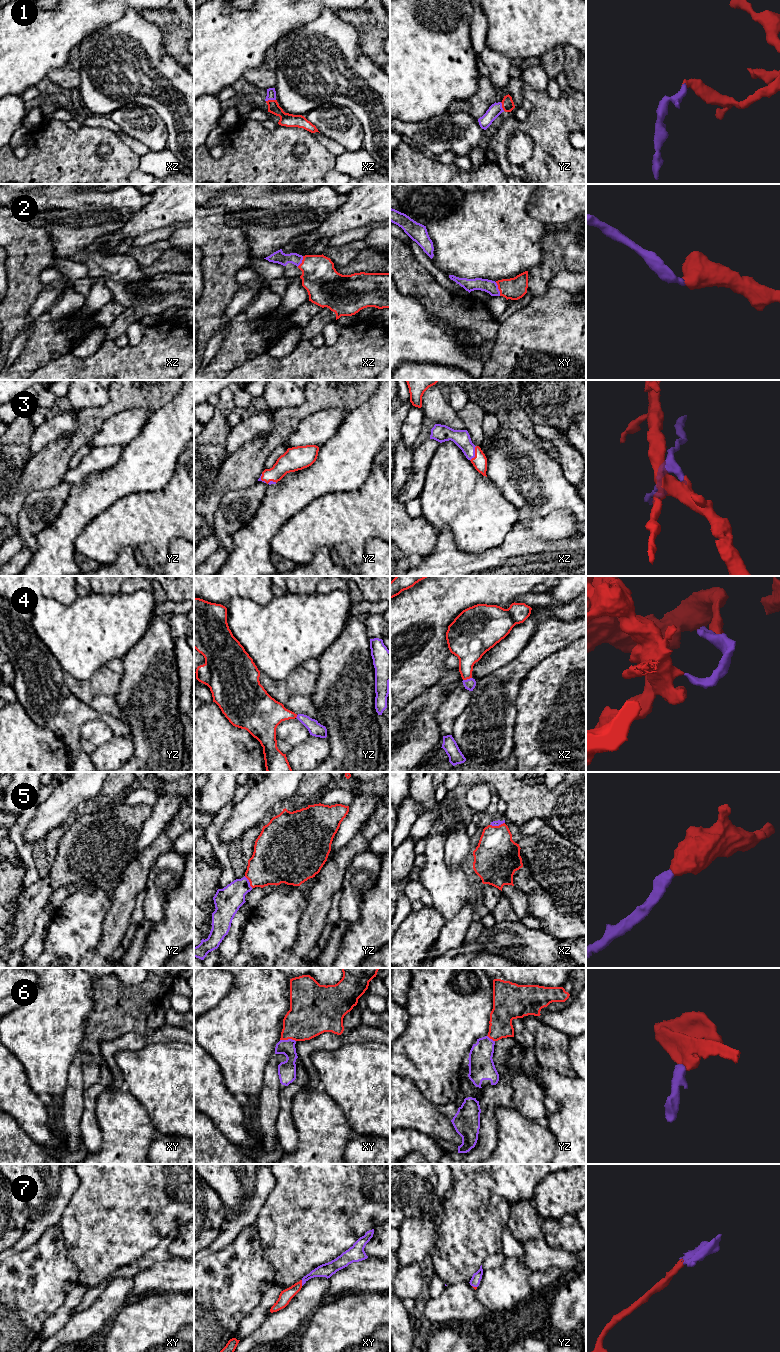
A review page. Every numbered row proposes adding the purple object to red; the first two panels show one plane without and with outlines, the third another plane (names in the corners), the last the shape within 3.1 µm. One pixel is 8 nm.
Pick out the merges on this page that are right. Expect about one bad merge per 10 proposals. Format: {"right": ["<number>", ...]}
{"right": ["1", "2", "3", "4", "5", "6", "7"]}

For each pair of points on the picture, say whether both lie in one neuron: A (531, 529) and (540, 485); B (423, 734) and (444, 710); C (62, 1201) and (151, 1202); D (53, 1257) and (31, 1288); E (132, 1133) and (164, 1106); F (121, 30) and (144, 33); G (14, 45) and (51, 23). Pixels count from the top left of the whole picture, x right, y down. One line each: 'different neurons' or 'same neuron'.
A: different neurons
B: different neurons
C: different neurons
D: same neuron
E: different neurons
F: same neuron
G: same neuron

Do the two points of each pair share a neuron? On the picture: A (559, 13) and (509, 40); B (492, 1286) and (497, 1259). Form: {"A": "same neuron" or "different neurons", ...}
{"A": "same neuron", "B": "different neurons"}

